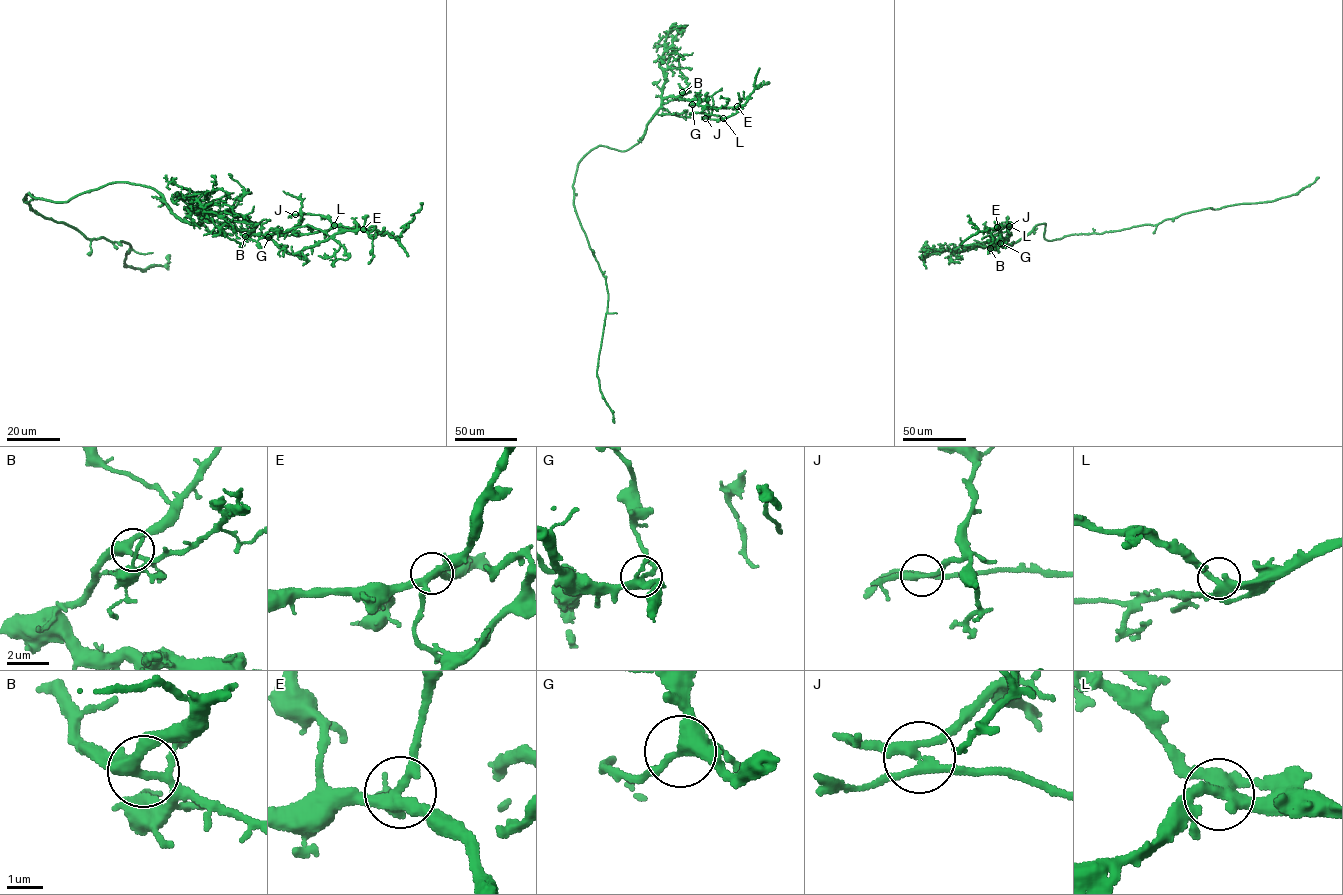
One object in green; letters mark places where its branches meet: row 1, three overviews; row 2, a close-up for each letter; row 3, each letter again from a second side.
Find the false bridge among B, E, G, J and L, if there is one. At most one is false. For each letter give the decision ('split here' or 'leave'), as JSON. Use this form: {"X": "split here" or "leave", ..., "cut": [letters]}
{"B": "leave", "E": "leave", "G": "leave", "J": "split here", "L": "leave", "cut": ["J"]}

